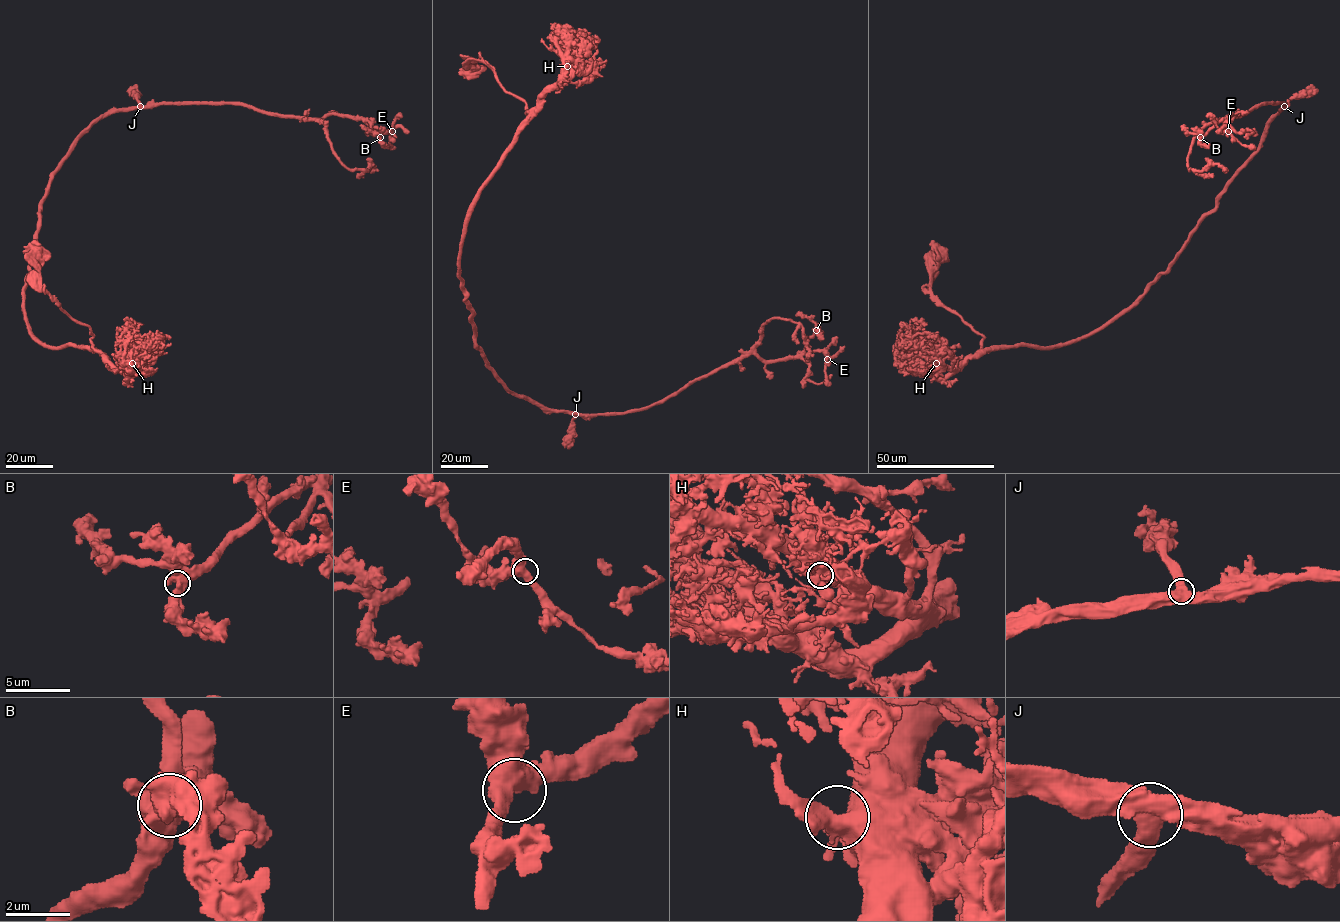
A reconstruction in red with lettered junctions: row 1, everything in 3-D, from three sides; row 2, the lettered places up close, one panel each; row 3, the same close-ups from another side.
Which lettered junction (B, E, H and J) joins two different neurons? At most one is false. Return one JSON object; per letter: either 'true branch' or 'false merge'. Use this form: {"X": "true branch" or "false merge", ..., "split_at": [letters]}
{"B": "true branch", "E": "true branch", "H": "true branch", "J": "true branch", "split_at": []}

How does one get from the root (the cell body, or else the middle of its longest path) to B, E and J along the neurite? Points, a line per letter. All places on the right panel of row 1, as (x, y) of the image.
B: (942, 253), (930, 292), (984, 336), (981, 350), (1094, 333), (1167, 270), (1284, 105), (1230, 113), (1200, 137)
E: (942, 253), (930, 292), (984, 336), (981, 350), (1089, 335), (1167, 270), (1284, 105), (1230, 113), (1228, 131)
J: (942, 253), (930, 292), (984, 336), (981, 350), (1059, 346), (1094, 333), (1167, 270), (1283, 106)

